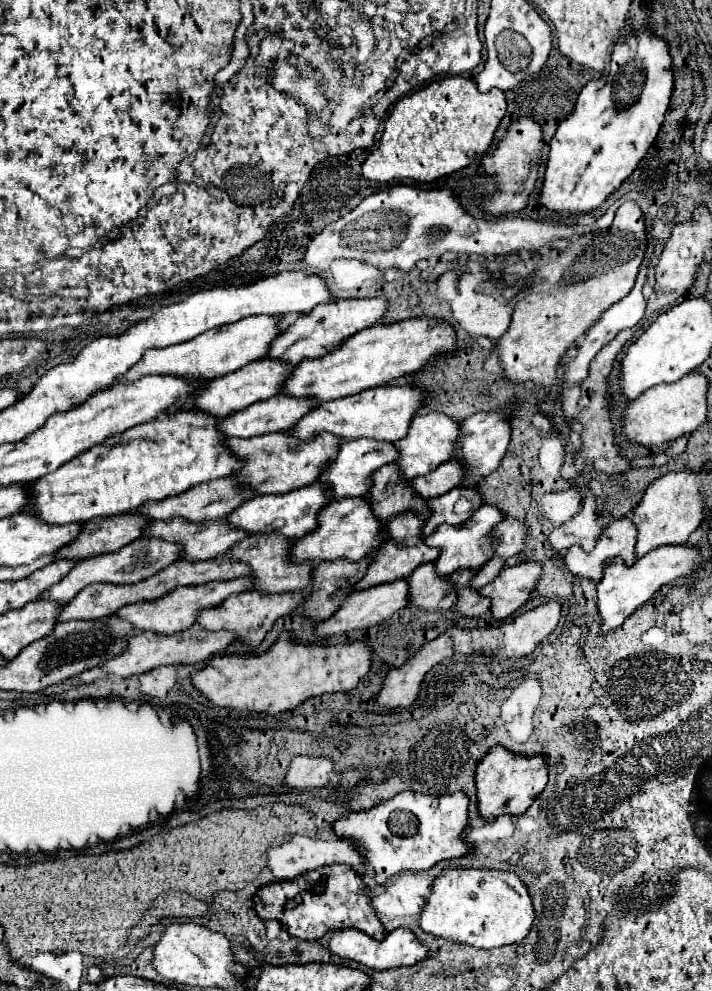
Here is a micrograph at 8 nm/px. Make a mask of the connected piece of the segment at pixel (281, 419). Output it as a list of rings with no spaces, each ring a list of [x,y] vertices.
[[[281,393],[267,401],[253,403],[243,411],[235,411],[227,419],[223,419],[219,427],[231,437],[259,437],[265,433],[291,429],[315,407],[319,407],[315,399],[287,397],[285,393]]]

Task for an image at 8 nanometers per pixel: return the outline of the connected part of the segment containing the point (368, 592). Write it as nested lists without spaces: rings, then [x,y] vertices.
[[[395,579],[395,583],[383,583],[383,585],[363,589],[363,591],[353,591],[351,597],[343,603],[343,607],[339,607],[339,611],[331,619],[323,621],[317,627],[317,635],[319,637],[331,637],[331,635],[341,635],[347,631],[367,629],[367,627],[379,625],[381,621],[389,619],[399,609],[407,607],[407,603],[409,603],[409,587],[407,587],[405,579]]]

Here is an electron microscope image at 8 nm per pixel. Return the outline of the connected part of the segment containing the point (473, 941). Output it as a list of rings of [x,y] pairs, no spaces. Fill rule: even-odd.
[[[447,867],[435,881],[431,897],[421,913],[421,927],[435,937],[451,937],[479,949],[495,949],[521,943],[535,919],[533,903],[525,883],[513,871],[453,869]]]

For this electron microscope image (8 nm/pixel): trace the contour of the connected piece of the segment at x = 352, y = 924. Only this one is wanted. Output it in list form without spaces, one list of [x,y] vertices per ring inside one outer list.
[[[327,865],[321,869],[307,871],[289,881],[275,881],[259,889],[259,905],[255,905],[257,915],[267,919],[277,919],[291,937],[315,941],[335,929],[357,929],[375,939],[385,939],[387,931],[375,911],[371,911],[371,897],[355,869],[349,865]]]

